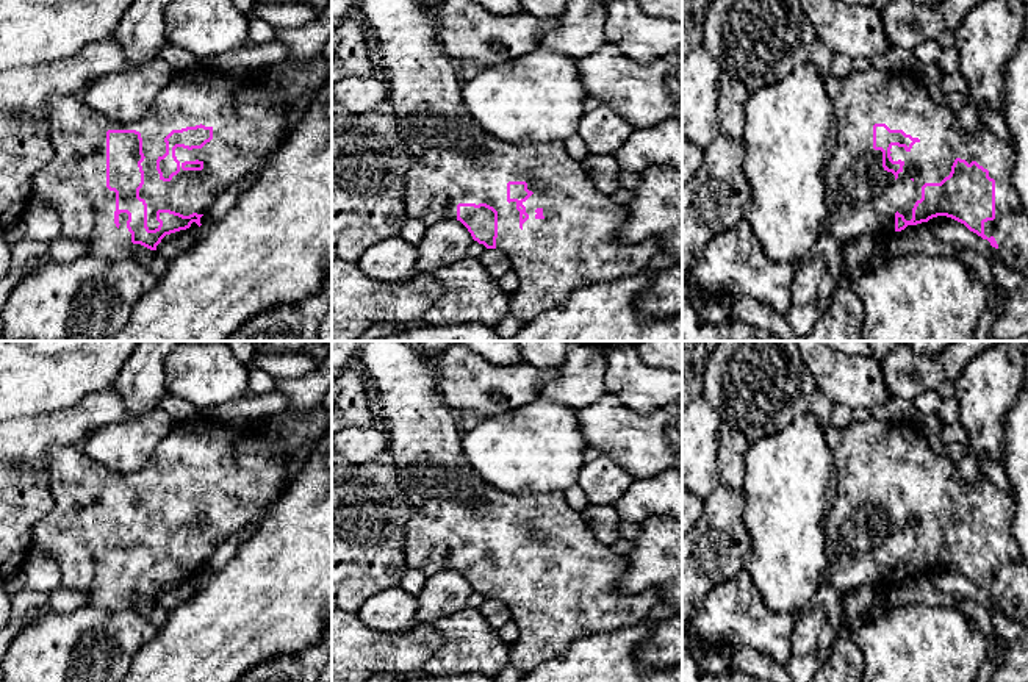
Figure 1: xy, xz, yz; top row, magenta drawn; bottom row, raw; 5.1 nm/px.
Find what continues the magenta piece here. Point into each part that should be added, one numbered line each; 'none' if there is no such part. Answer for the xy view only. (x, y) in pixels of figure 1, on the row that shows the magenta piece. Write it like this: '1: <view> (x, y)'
1: xy (248, 125)

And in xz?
1: xz (454, 160)

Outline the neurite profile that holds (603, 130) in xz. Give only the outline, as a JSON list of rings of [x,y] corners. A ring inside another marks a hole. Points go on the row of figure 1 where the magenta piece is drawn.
[[[606,105],[585,111],[577,135],[591,155],[615,155],[635,128]]]

